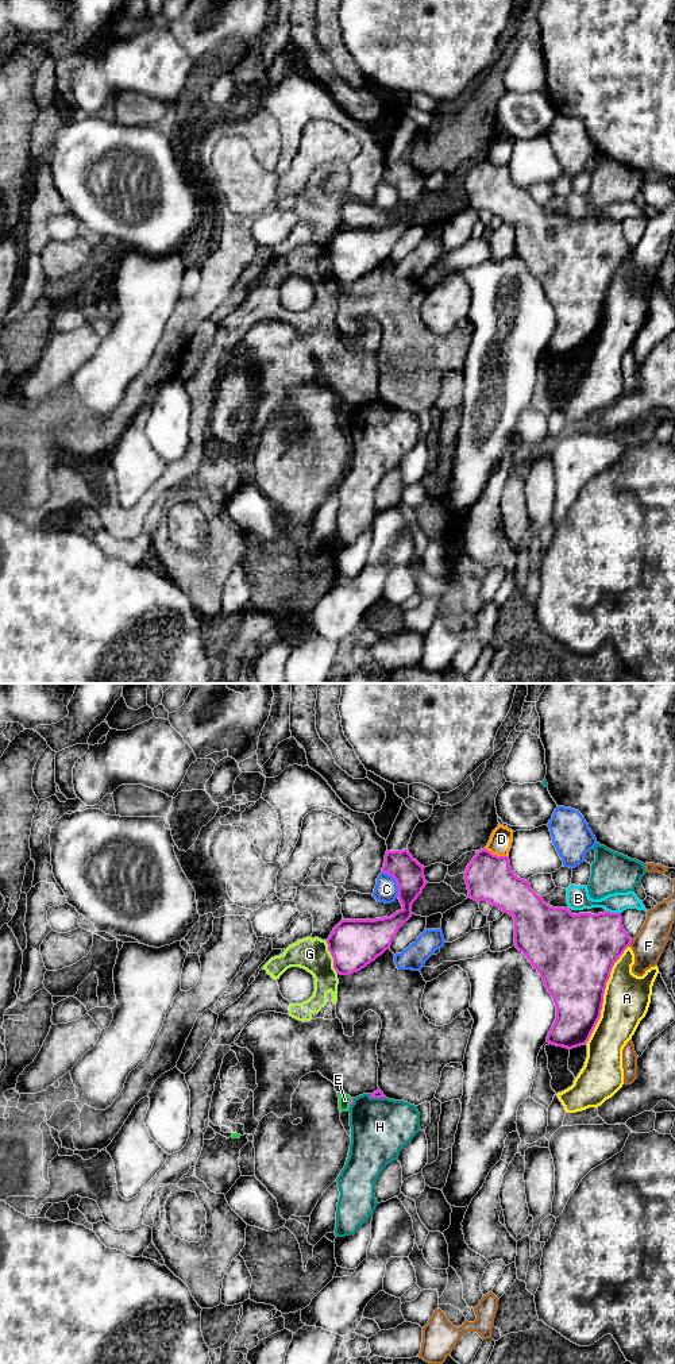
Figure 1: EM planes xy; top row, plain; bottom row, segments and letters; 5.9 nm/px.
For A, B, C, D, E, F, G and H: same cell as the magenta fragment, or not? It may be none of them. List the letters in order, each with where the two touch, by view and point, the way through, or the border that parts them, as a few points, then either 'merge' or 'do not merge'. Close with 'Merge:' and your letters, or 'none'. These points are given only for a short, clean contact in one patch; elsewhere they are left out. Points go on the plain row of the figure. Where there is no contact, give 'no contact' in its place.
A: contact xy (604, 301); do not merge
B: contact xy (614, 222); do not merge
C: contact xy (396, 189); do not merge
D: contact xy (496, 164); do not merge
E: contact xy (350, 411); border xy (353, 407), (348, 413); do not merge
F: contact xy (631, 250); do not merge
G: contact xy (332, 265); border xy (326, 250), (332, 266), (332, 276), (338, 281); do not merge
H: contact xy (377, 405); do not merge
Merge: none

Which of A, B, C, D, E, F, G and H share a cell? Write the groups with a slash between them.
A / B / C / D / E G / F / H

